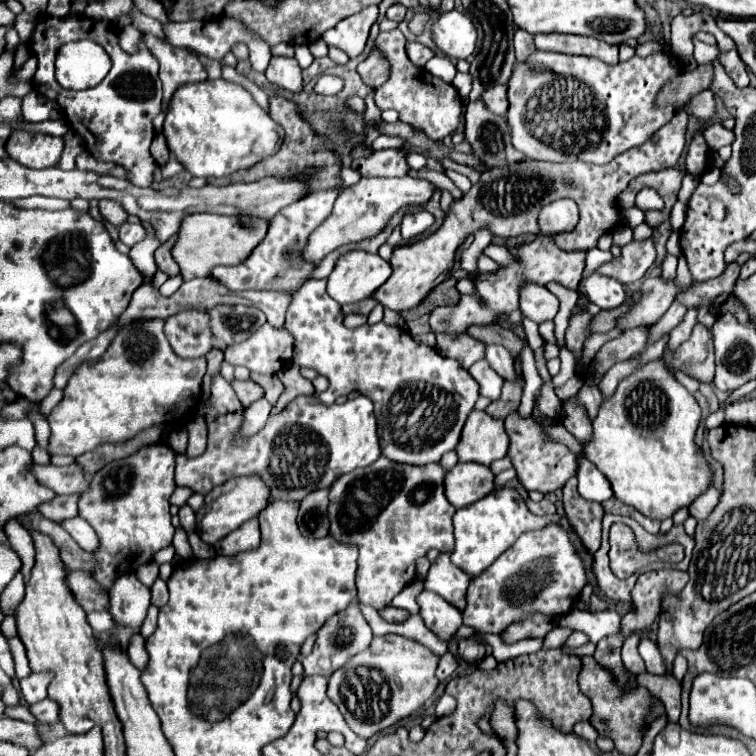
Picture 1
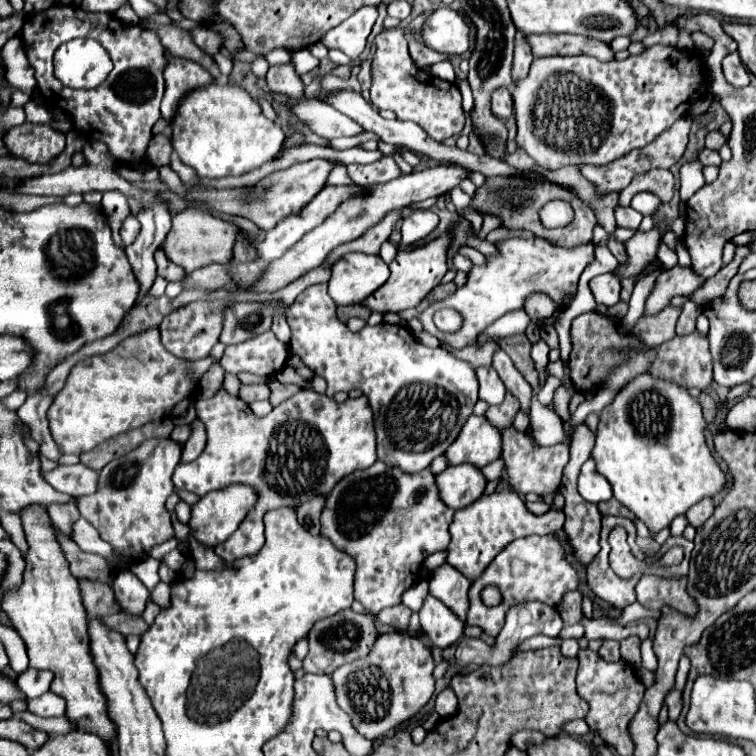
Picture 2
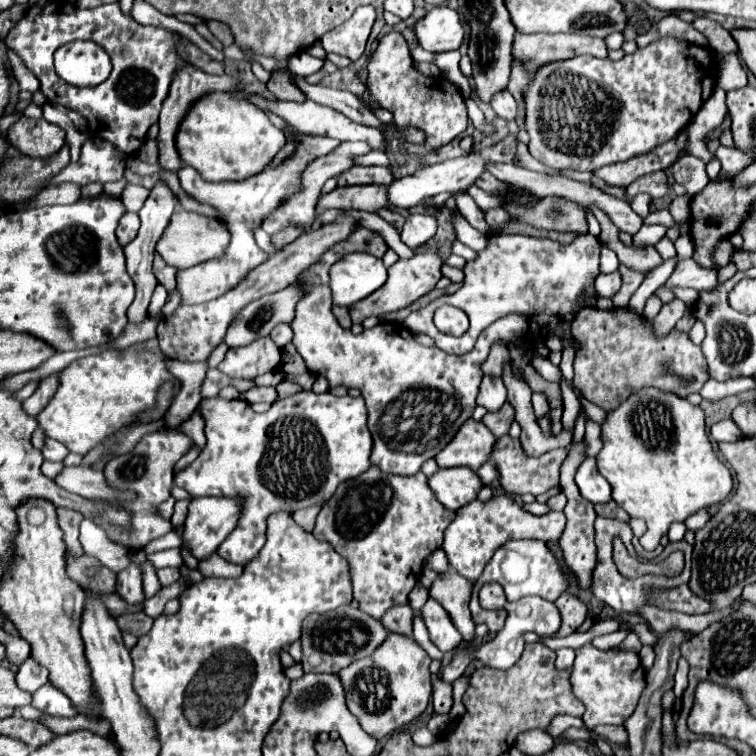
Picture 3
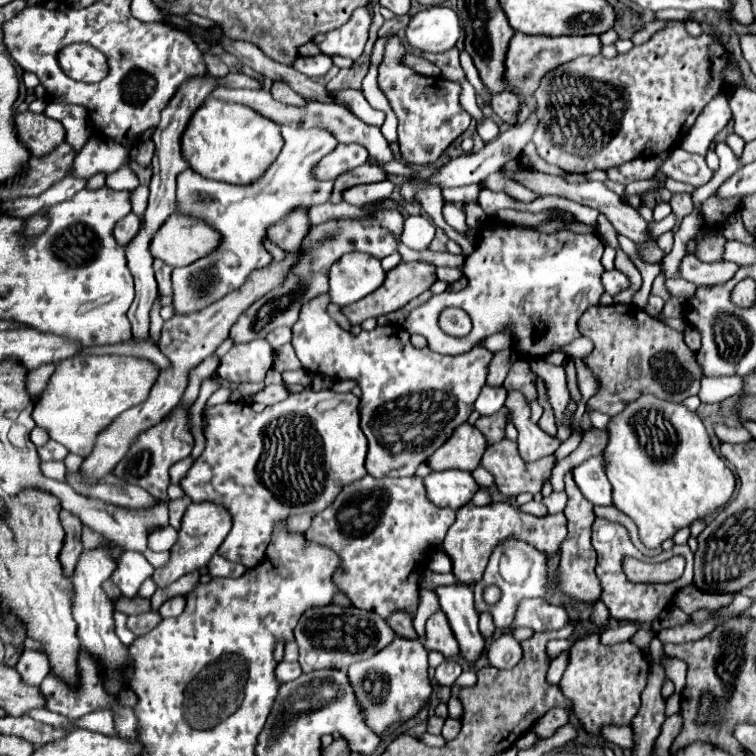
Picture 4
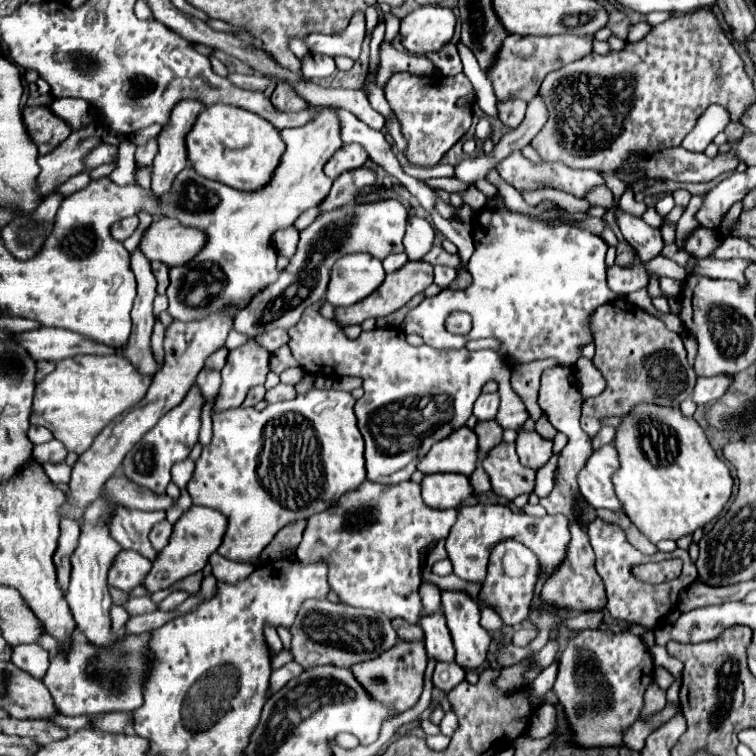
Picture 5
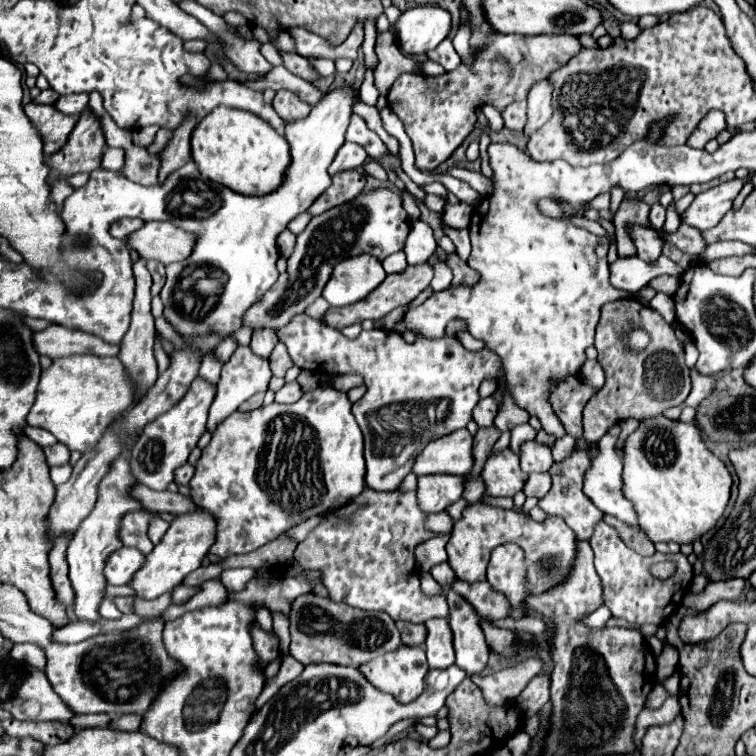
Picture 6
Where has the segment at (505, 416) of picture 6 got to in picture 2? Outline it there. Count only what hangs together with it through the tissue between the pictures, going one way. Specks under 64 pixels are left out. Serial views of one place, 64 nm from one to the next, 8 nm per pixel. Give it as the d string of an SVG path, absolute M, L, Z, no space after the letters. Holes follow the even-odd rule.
M314 284L306 288L288 310L288 324L292 328L292 350L304 360L304 364L328 382L326 394L332 396L340 390L362 390L374 412L376 448L378 460L388 468L400 468L404 472L424 470L436 456L442 456L446 448L456 440L464 422L472 414L478 400L478 378L470 362L460 360L444 348L428 348L420 344L408 326L380 322L376 326L364 326L360 332L350 332L336 316L336 304L330 298L326 284ZM521 309L508 314L504 314L502 318L498 318L494 324L490 324L480 336L480 344L486 344L486 342L498 342L506 336L512 336L512 334L522 334L525 333L527 326L531 322L527 313Z

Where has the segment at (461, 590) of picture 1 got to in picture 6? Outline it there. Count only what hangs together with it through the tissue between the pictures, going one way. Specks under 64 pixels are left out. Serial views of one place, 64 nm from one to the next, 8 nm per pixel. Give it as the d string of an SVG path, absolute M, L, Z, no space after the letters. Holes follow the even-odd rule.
M448 590L444 594L450 606L448 622L454 634L456 666L462 668L468 676L480 674L486 668L490 656L490 648L484 640L484 632L480 632L480 624L478 624L480 616L476 616L472 608L468 608L468 604L464 604L460 596L456 596L456 592Z

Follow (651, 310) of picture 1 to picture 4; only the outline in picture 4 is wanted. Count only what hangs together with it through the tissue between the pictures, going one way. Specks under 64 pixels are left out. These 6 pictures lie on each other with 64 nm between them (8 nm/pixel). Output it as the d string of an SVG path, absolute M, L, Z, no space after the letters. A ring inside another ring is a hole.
M686 254L680 264L680 276L700 284L722 284L728 282L738 272L736 262L702 262L692 254Z

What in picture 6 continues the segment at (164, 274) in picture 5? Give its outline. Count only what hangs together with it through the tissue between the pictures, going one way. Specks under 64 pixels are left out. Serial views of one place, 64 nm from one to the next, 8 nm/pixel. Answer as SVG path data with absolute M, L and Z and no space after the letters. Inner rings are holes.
M146 260L146 268L148 272L152 274L152 296L158 296L160 294L160 288L164 286L164 264L156 262L156 260Z

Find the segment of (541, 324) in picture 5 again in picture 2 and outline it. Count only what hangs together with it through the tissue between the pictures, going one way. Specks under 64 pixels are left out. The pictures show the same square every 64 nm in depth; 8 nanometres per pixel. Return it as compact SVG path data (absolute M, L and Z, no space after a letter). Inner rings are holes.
M508 238L496 244L498 252L494 256L486 256L486 262L482 266L472 266L468 272L468 280L462 288L458 288L452 296L446 300L430 304L422 314L418 314L418 320L422 322L422 328L436 336L442 344L450 346L452 350L462 350L466 346L476 344L478 334L488 328L494 320L504 316L510 310L524 308L526 298L532 294L546 294L552 298L560 308L566 306L566 298L576 294L576 286L580 280L580 274L584 268L594 260L594 244L580 244L574 248L560 248L554 246L543 238L524 240L524 238ZM440 308L454 308L464 316L464 326L456 334L444 334L440 332L432 316Z

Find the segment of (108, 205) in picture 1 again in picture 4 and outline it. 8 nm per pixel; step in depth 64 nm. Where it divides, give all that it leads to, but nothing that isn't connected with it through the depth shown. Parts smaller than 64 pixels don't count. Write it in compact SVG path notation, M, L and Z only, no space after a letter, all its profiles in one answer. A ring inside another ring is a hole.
M128 162L106 177L106 185L113 190L132 190L139 186L139 184L139 179L130 169Z

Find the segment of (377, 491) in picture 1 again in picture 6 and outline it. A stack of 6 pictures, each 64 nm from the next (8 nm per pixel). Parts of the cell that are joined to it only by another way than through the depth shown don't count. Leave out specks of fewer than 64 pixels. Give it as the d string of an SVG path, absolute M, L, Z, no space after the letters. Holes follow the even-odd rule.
M366 488L346 508L340 508L334 516L326 518L318 528L314 528L308 534L308 538L296 546L294 558L298 560L302 568L322 574L322 582L328 588L328 594L334 602L344 602L348 606L364 608L364 610L388 612L394 620L406 620L414 624L426 622L432 618L448 618L446 598L442 594L430 598L420 590L420 574L414 560L414 548L416 544L440 532L450 532L450 528L452 528L452 520L446 512L438 512L438 514L420 512L414 492L400 494L392 490L382 494L382 492L372 492L370 488Z

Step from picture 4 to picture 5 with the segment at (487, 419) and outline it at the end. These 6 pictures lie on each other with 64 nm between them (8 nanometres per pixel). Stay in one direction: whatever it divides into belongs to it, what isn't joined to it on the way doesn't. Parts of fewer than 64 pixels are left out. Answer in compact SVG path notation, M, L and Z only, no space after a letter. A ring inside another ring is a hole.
M488 420L488 424L476 424L476 436L478 436L478 456L480 460L502 440L502 428L496 424L496 420Z

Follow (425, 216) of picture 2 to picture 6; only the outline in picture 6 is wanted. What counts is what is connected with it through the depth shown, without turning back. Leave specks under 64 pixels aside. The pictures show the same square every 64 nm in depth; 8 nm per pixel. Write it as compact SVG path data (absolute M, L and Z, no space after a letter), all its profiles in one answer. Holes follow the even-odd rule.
M414 220L412 232L408 234L406 248L404 248L408 264L410 266L424 264L434 254L434 250L436 250L436 240L432 236L432 228L422 220Z

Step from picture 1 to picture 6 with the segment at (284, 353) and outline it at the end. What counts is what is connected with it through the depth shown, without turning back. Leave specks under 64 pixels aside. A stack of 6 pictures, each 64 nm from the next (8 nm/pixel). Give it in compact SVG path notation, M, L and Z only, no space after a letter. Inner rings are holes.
M238 346L236 352L232 354L232 358L230 358L230 360L224 364L224 368L222 368L222 376L220 376L220 382L218 382L216 400L212 402L206 430L208 430L210 434L214 434L214 430L216 430L232 412L236 412L242 402L246 402L250 396L254 396L254 394L258 394L258 392L266 392L266 390L268 390L268 384L270 384L270 378L272 378L272 370L270 370L270 366L268 366L268 360L252 354L248 346Z

